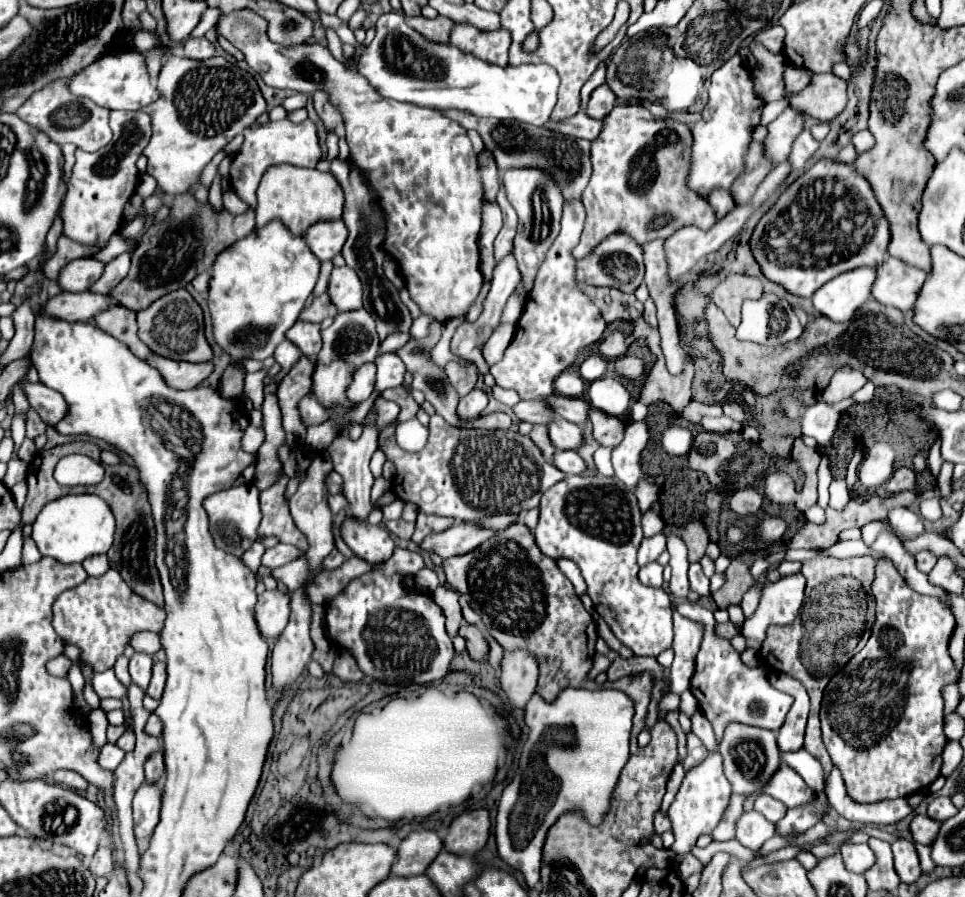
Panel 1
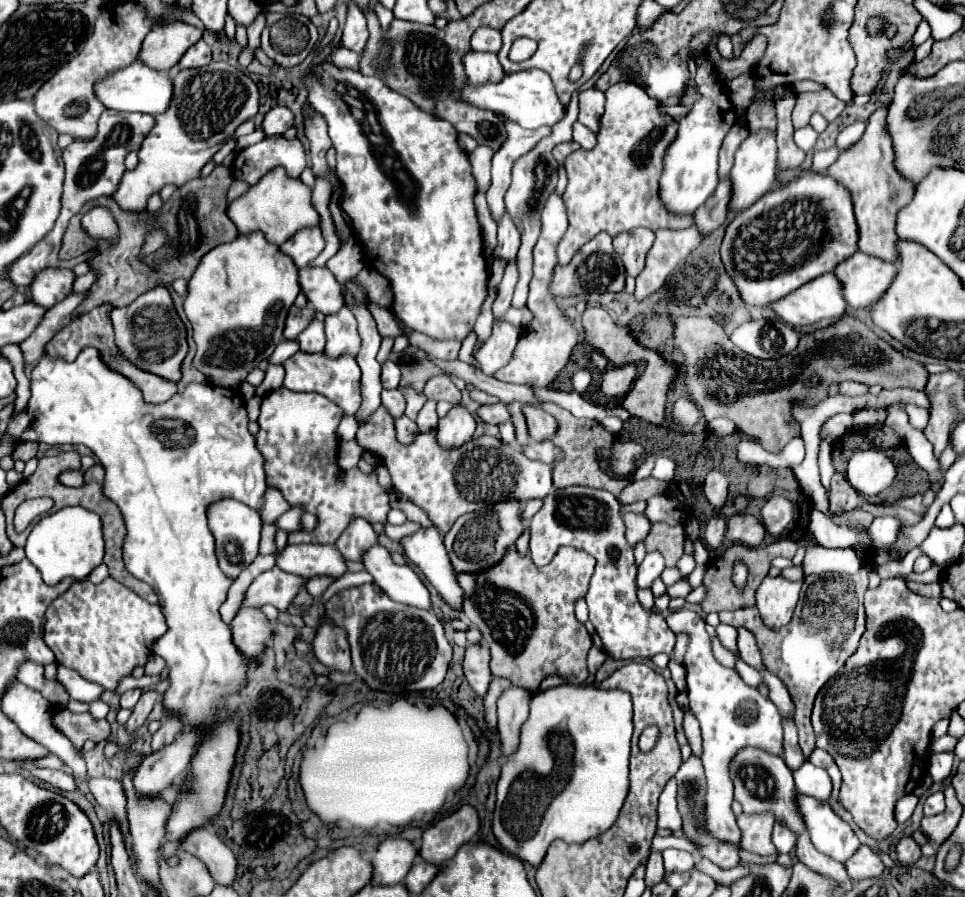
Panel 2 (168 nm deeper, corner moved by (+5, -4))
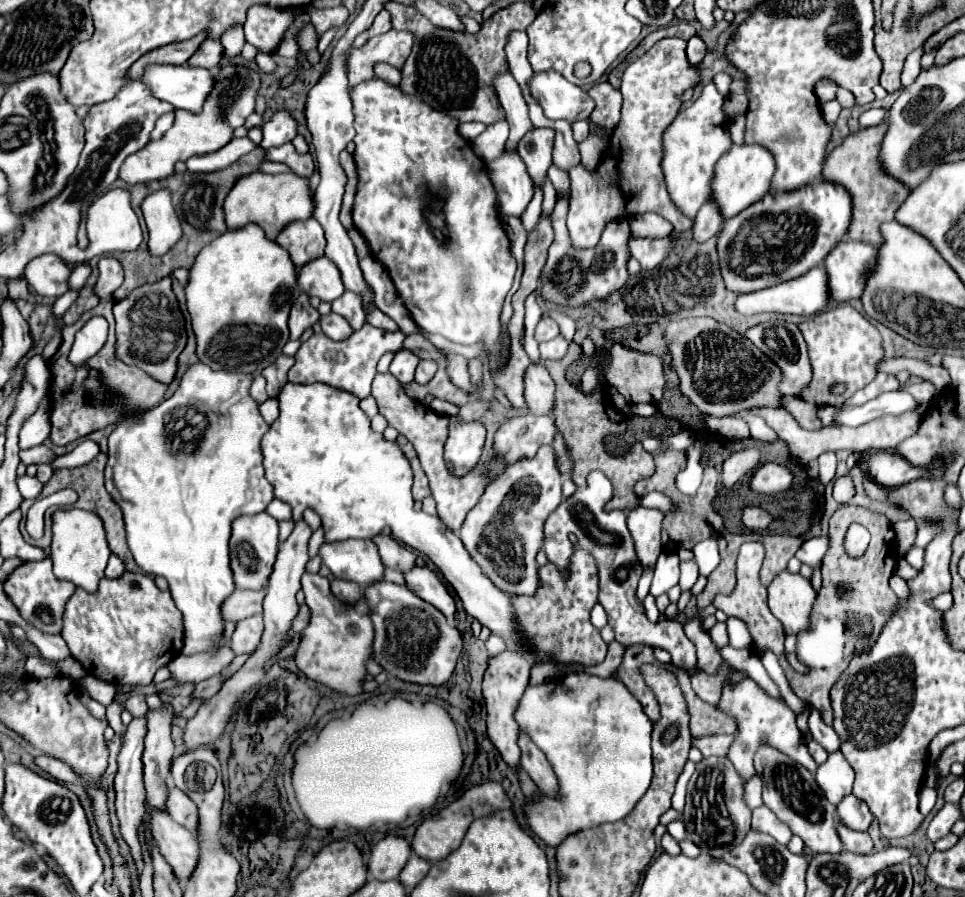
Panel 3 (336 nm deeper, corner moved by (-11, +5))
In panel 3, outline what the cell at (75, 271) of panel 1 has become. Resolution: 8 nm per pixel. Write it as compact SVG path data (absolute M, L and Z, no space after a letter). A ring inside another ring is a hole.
M40 255L36 261L28 263L28 269L24 273L28 285L42 297L56 299L70 291L68 277L70 269L68 265L56 257L56 255Z

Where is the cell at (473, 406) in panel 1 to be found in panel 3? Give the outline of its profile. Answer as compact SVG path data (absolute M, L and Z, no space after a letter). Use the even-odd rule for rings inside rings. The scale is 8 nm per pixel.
M456 415L448 417L448 441L444 447L444 459L452 473L468 473L480 459L486 427L480 421L460 421Z

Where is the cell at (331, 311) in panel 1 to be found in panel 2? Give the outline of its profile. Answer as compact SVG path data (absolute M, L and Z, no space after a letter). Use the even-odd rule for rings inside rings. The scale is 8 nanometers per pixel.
M292 306L286 318L286 328L284 328L284 338L286 340L296 340L298 334L308 326L308 322L312 320L312 310L310 308L298 308Z

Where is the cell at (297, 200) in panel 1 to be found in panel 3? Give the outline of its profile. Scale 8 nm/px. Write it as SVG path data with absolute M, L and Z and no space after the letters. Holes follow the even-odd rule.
M252 173L248 177L240 177L232 191L224 201L224 213L228 221L228 229L240 229L248 223L258 223L266 229L268 237L276 239L284 225L294 221L310 219L314 213L314 195L306 177L298 177L294 173L280 173L280 175L266 175L266 173Z

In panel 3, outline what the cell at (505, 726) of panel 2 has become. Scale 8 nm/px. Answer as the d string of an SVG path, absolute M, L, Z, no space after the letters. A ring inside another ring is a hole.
M520 731L520 737L518 737L518 747L522 751L522 757L520 757L520 765L522 769L532 777L532 781L538 785L538 789L546 795L556 795L558 791L558 781L556 781L556 775L552 773L552 767L548 765L544 753L540 749L536 749L534 741L524 733Z

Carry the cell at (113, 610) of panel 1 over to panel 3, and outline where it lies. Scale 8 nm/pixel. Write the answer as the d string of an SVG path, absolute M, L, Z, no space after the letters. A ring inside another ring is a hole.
M126 571L118 579L104 577L96 593L76 589L66 603L62 639L66 641L72 657L82 663L88 675L94 675L112 685L150 685L154 673L168 665L182 651L182 613L176 609L170 591L160 591L154 581L144 573Z

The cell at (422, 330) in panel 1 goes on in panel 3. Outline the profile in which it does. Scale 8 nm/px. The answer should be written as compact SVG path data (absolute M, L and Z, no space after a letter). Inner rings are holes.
M364 325L360 331L352 333L352 337L344 341L332 341L320 335L312 335L296 353L296 363L288 373L288 381L292 383L328 383L340 389L346 389L348 393L354 393L358 399L364 399L372 391L372 381L377 374L376 366L378 359L386 351L398 351L404 343L406 335L402 331L388 333L372 325Z

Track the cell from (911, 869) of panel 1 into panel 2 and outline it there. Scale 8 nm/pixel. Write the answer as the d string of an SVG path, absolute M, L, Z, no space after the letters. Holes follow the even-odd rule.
M906 836L898 842L896 846L896 852L898 852L898 860L902 864L914 864L918 858L920 858L920 844L914 842L914 838Z

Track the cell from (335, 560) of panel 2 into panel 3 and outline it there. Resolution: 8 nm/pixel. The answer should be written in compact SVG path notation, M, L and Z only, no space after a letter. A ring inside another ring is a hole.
M368 539L322 543L318 555L336 579L354 581L362 589L366 589L368 583L382 579L384 565L376 553L376 545Z

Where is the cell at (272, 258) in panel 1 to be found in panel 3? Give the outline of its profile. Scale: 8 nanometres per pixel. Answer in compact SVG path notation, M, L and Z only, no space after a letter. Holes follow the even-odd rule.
M252 223L224 233L200 251L186 285L192 329L198 337L198 359L212 369L254 373L258 367L260 373L288 341L288 317L296 297L294 261L286 249L266 237L260 225Z

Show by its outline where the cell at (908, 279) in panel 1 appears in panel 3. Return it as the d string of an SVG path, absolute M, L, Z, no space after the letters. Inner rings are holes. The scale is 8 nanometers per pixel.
M842 241L828 255L828 285L832 289L834 303L846 303L850 299L860 299L864 293L864 283L868 279L868 271L876 263L878 247L858 241Z

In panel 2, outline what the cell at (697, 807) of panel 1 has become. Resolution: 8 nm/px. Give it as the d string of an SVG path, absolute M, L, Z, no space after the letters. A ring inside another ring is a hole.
M682 608L682 610L670 612L666 622L674 634L688 636L688 650L684 654L682 664L688 674L688 700L690 700L688 710L700 722L702 740L704 740L702 762L704 762L706 780L708 780L704 826L708 834L712 834L714 838L738 844L740 830L736 824L736 816L730 808L734 800L734 786L728 774L728 766L732 758L736 756L736 752L740 752L744 746L762 748L762 750L768 750L770 754L782 756L784 752L782 718L776 706L770 702L770 698L762 696L756 688L744 684L744 680L738 676L734 668L724 668L716 662L710 648L710 636L704 630L706 622L696 612Z

